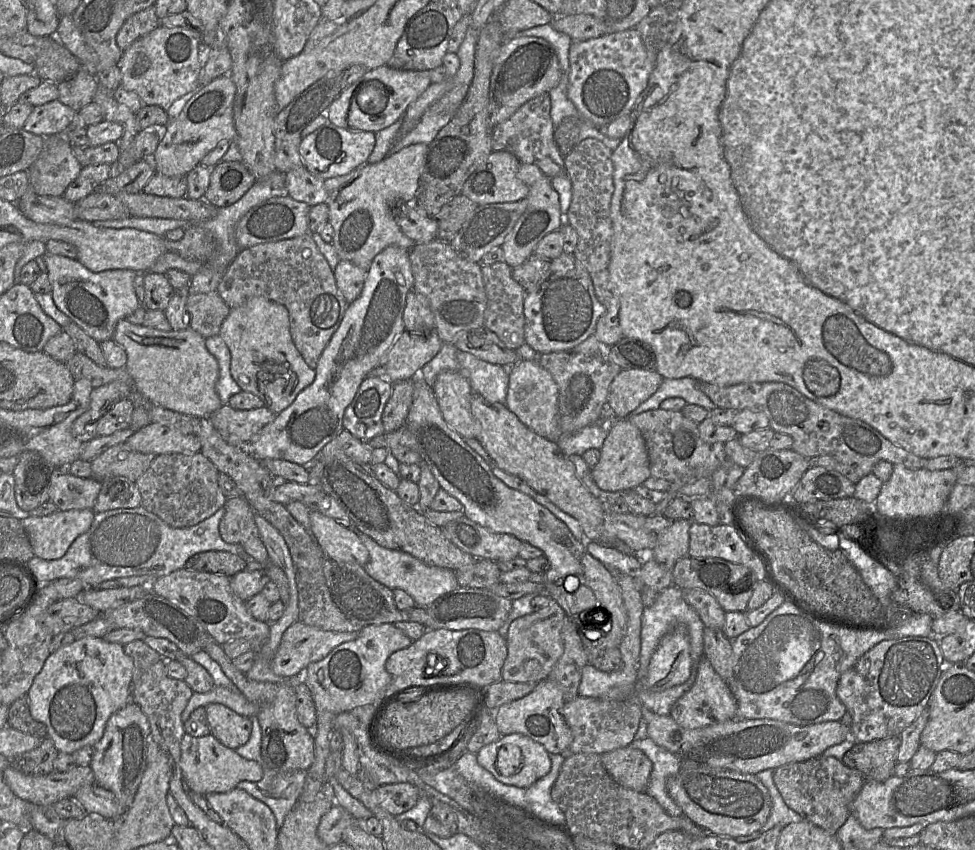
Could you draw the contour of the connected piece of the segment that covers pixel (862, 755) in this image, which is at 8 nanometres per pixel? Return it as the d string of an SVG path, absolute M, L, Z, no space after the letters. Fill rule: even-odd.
M899 737L855 743L842 763L858 771L865 780L883 782L894 775L900 744Z

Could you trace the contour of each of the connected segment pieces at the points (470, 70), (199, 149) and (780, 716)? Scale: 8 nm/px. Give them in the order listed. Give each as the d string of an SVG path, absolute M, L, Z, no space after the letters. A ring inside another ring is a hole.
M470 26L467 29L465 38L456 52L460 60L460 66L452 78L452 87L447 91L438 101L433 103L428 110L423 114L417 126L406 135L399 137L391 147L390 153L396 153L409 145L423 143L429 145L437 136L440 129L442 129L454 116L461 103L465 99L469 85L474 74L474 62L476 44L478 41L478 31Z
M223 75L198 87L192 93L180 114L170 119L157 149L152 155L156 173L165 176L186 175L200 165L202 158L222 140L233 141L236 129L233 120L233 103L236 86L230 75Z
M784 601L756 627L750 627L732 640L732 677L729 686L738 704L736 718L774 719L797 726L809 726L827 721L841 721L847 709L836 694L841 675L851 668L868 650L883 640L905 636L935 638L933 619L924 613L912 613L896 628L887 631L852 630L822 623Z

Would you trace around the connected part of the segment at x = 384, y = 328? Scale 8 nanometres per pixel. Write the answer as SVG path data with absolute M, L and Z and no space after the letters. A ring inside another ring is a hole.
M392 245L375 256L367 270L360 296L348 305L339 328L331 337L318 360L314 369L314 381L297 395L290 406L276 414L274 420L264 426L247 445L247 450L256 459L279 459L306 465L343 430L345 409L352 402L361 382L387 353L399 335L406 331L403 322L406 296L414 288L409 252L410 250Z

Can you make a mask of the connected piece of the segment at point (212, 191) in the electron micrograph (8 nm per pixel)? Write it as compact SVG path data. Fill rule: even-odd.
M241 160L221 161L211 169L209 186L203 199L217 208L229 206L238 201L256 181Z

